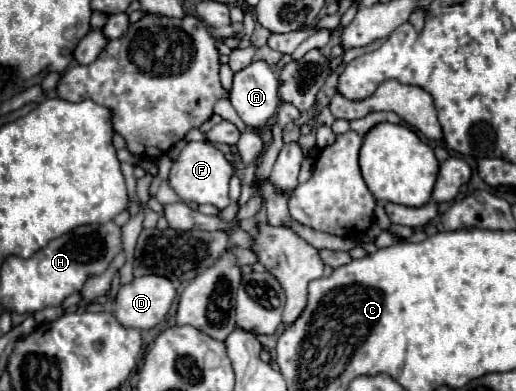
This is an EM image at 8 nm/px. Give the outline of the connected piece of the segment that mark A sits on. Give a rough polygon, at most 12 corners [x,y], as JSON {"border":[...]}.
{"border":[[253,62],[233,76],[229,100],[249,128],[277,112],[275,70]]}

